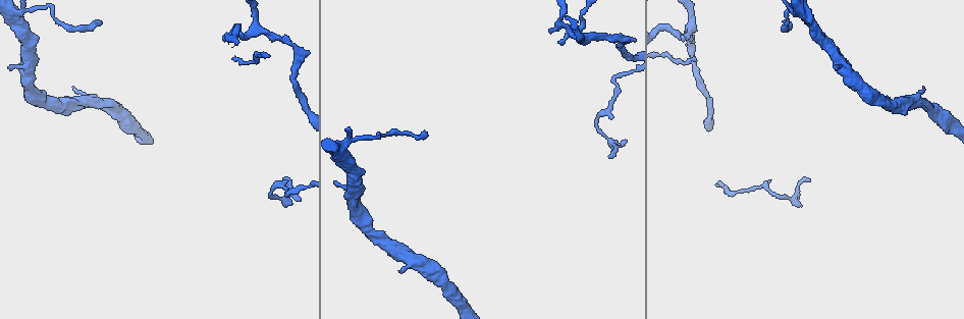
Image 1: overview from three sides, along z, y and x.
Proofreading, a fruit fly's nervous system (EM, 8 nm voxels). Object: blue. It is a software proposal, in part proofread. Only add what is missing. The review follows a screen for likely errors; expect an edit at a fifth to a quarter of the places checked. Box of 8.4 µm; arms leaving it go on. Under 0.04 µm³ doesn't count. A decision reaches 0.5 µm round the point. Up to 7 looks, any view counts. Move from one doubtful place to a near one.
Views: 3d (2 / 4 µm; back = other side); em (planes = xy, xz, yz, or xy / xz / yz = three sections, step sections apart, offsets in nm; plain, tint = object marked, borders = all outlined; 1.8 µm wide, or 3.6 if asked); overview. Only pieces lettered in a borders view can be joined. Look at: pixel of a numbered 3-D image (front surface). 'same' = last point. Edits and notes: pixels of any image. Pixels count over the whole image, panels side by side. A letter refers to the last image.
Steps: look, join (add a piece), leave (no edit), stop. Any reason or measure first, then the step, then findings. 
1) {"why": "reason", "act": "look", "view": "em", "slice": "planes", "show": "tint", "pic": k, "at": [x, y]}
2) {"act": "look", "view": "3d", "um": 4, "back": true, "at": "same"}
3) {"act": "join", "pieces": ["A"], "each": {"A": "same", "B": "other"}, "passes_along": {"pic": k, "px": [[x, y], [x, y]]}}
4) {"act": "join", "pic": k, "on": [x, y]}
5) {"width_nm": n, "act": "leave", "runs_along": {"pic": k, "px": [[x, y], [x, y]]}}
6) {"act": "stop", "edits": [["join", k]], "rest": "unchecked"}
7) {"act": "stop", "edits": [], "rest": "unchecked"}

{"act": "look", "view": "em", "slice": "planes", "show": "borders", "pic": 1, "at": [96, 21]}

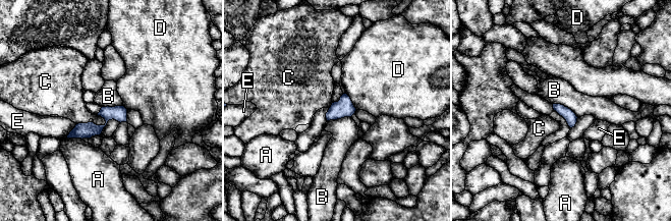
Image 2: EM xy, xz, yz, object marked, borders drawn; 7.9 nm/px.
{"act": "leave", "each": {"A": "other", "B": "other", "C": "other", "D": "other", "E": "other"}, "runs_along": {"pic": 2, "px": [[124, 111], [98, 129], [71, 135]]}, "found": "none of them fits"}

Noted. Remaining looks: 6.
{"why": "three arms meet", "act": "look", "view": "3d", "um": 4, "pic": 1, "at": [255, 26]}

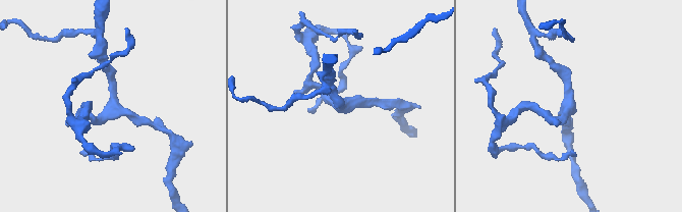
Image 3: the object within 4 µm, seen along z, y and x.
{"arms": 3, "act": "look", "view": "em", "slice": "yz", "step": 4, "show": "tint", "pic": 3, "at": [344, 105]}

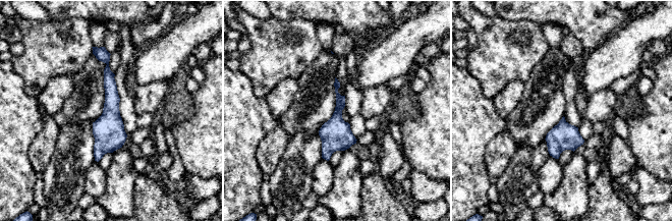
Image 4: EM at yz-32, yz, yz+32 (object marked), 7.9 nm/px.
{"why": "cut it another way", "act": "look", "view": "em", "slice": "planes", "show": "borders", "at": "same"}

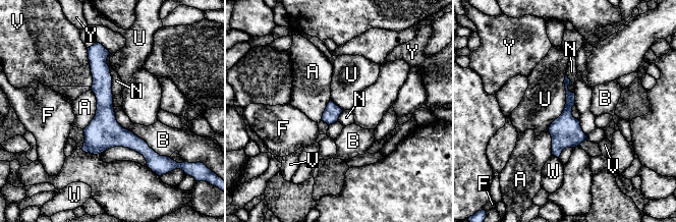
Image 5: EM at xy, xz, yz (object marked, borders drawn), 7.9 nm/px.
{"longest_contact_nm": ["U", 460], "act": "leave", "each": {"A": "other", "B": "other", "F": "other", "N": "other", "U": "other", "V": "other", "W": "other", "Y": "other"}, "border": {"pic": 5, "px": [[109, 53], [107, 65], [113, 95]]}, "found": "no lettered piece goes on from it"}

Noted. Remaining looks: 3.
{"why": "an open end", "act": "look", "view": "em", "slice": "planes", "show": "tint", "pic": 1, "at": [922, 86]}

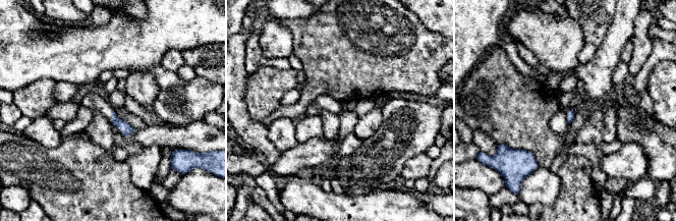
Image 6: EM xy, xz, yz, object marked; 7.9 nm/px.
{"why": "see the neighbours", "act": "look", "view": "em", "slice": "planes", "show": "borders", "at": "same"}

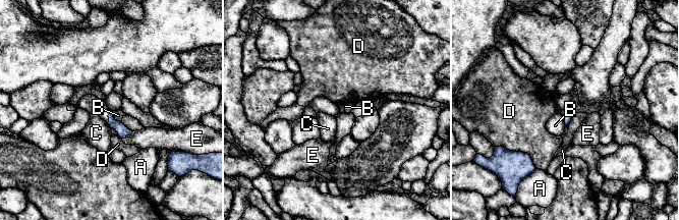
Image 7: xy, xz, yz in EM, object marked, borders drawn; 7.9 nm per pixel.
{"act": "leave", "each": {"A": "other", "B": "other", "C": "other", "D": "other", "E": "other"}, "found": "no lettered piece goes on from it"}

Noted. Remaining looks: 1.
{"act": "stop", "edits": [], "rest": "unchecked"}

